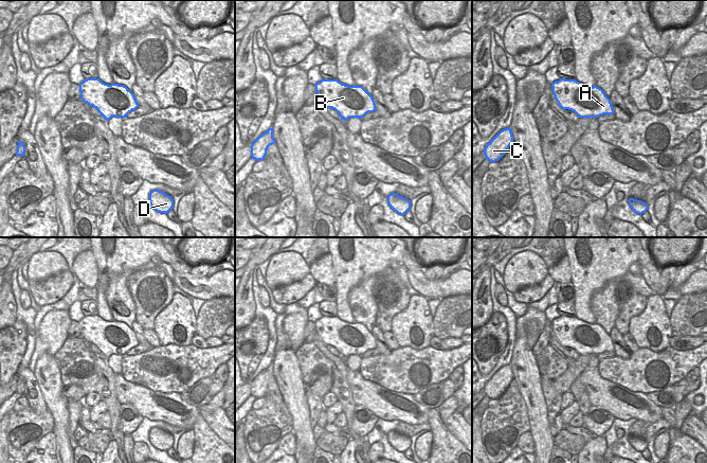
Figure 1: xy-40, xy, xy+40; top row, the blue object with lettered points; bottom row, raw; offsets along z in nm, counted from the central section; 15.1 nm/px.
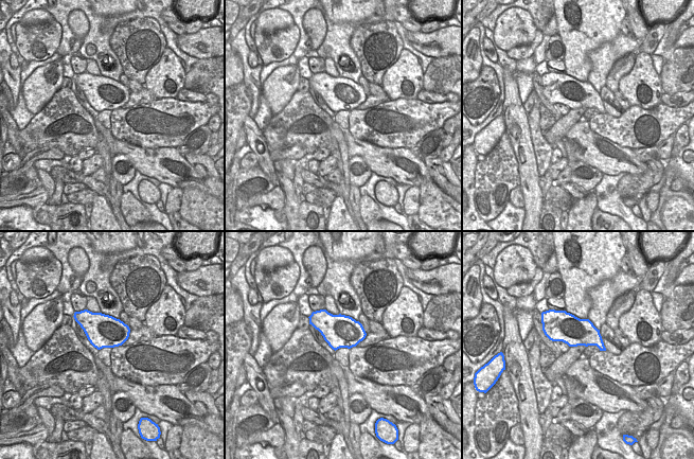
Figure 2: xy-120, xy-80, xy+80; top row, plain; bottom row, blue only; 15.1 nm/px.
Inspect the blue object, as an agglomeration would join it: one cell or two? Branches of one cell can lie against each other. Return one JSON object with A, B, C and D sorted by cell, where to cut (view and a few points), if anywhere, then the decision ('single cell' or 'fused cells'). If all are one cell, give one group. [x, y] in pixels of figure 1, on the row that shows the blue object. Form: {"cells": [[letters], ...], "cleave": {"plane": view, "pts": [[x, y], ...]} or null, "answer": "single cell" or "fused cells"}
{"cells": [["A", "B", "C", "D"]], "cleave": null, "answer": "single cell"}

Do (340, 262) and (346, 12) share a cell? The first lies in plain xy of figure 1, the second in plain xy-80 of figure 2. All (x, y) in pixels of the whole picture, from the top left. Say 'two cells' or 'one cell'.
one cell

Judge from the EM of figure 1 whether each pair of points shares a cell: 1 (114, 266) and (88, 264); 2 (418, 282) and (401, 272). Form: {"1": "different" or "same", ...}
{"1": "different", "2": "different"}

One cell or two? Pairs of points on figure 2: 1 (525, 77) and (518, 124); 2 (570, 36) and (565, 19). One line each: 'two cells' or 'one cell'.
1: two cells
2: one cell

